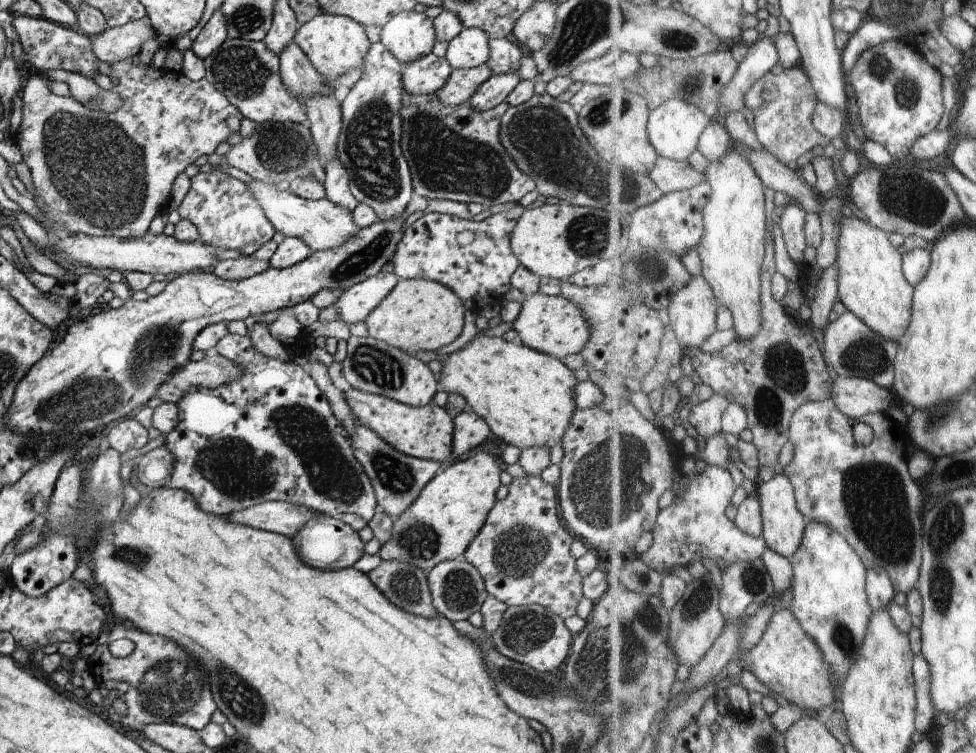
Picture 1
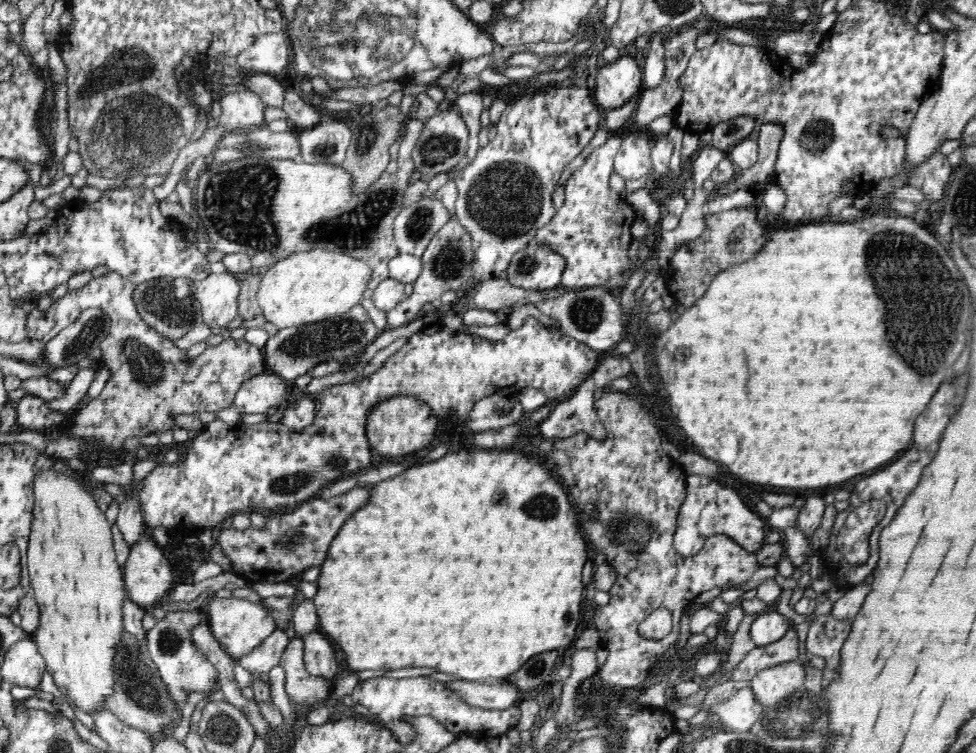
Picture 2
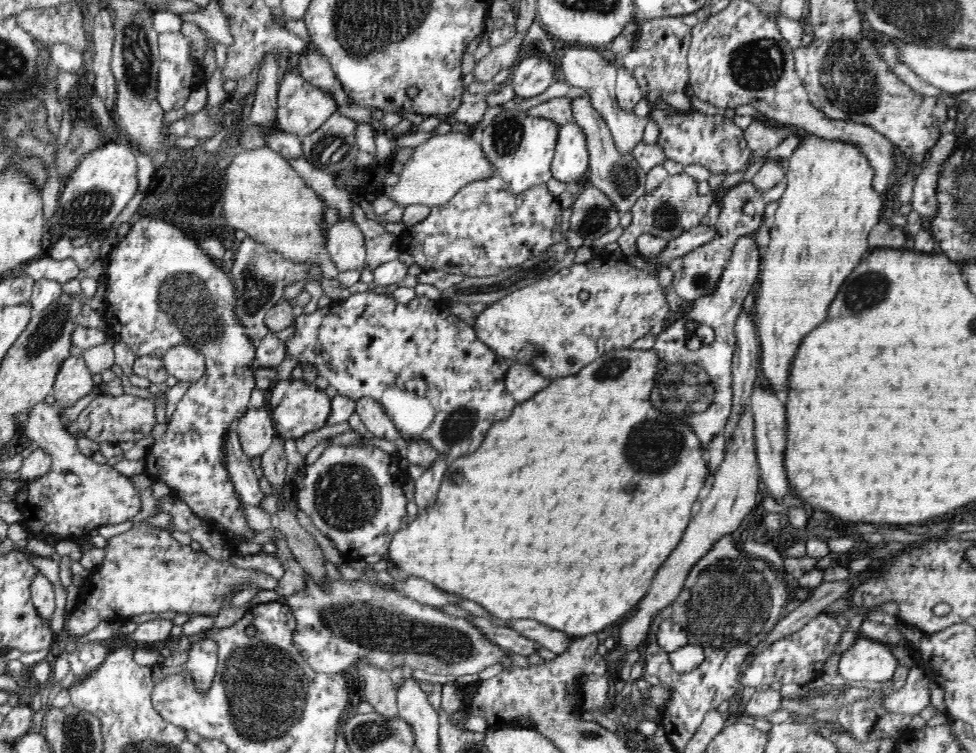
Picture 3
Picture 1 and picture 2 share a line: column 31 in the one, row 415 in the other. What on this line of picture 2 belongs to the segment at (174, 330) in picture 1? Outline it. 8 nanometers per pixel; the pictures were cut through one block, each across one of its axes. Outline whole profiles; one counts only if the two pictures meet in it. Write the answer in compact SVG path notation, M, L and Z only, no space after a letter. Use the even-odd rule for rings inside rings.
M403 394L392 396L376 404L376 408L372 408L366 418L366 437L370 441L371 448L375 448L388 459L394 456L414 454L424 448L432 448L436 428L438 428L438 417L427 403L415 396L404 396Z

